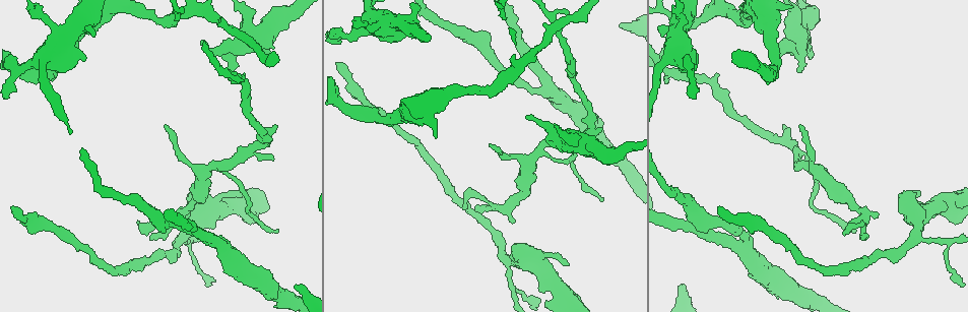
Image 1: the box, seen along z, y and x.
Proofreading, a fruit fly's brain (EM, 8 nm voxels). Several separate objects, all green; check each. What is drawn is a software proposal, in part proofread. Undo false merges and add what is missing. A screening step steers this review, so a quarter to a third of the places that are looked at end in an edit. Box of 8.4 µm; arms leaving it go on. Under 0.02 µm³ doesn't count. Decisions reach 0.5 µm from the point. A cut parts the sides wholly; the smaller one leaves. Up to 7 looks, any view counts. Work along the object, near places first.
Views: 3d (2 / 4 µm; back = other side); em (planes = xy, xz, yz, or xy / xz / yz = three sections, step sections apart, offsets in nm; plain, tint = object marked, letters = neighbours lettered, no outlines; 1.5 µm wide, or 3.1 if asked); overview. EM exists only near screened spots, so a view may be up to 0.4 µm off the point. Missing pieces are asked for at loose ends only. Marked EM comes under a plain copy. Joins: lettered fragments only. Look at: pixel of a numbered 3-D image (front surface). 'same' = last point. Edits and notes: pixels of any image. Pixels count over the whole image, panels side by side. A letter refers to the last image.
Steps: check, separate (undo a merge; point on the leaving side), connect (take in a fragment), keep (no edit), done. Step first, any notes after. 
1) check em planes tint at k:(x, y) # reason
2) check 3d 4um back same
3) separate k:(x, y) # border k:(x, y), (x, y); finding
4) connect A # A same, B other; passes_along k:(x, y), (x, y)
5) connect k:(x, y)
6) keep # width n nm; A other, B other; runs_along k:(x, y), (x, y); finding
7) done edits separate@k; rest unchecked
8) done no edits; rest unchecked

check 3d 4um at 1:(800, 125) # tapers out

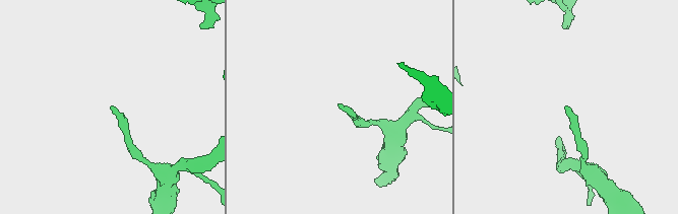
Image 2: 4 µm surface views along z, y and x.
check em planes tint at 2:(564, 108) # shape alone is not enough

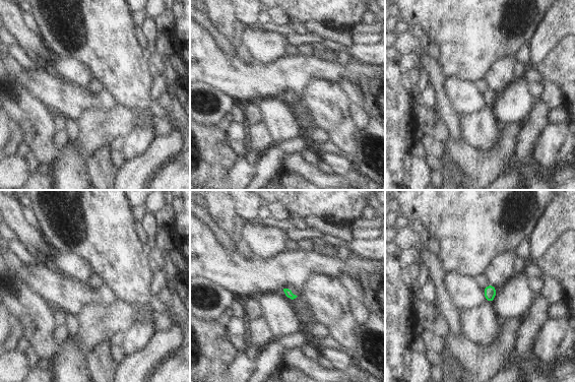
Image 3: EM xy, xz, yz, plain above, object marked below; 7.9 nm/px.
check em planes letters same

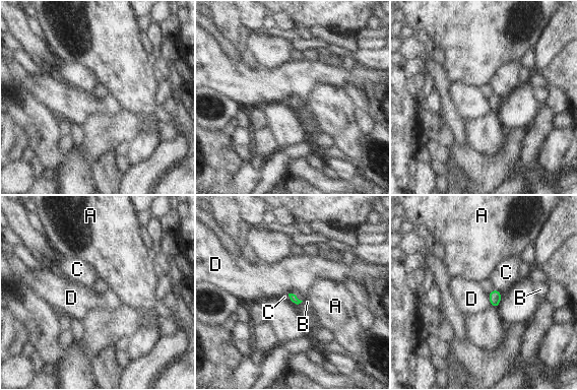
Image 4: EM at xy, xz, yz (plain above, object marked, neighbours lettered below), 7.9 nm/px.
keep # A other, B other, C other, D other; border 4:(487, 294), (492, 306); no lettered fragment goes on from it

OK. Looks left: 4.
check em planes letters at 1:(813, 54)

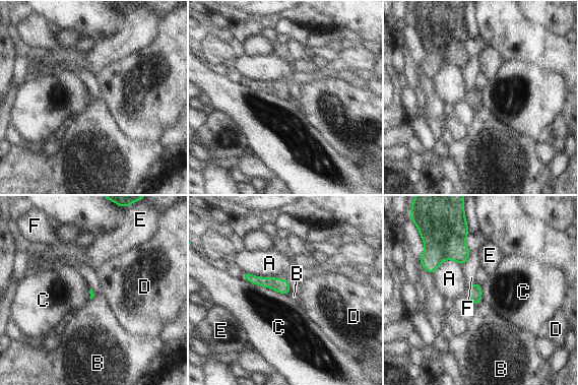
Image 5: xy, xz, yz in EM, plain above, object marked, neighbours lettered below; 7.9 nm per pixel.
keep # longest_contact C 420 nm; A other, B other, C other, D other, E other, F other; runs_along 5:(244, 274), (286, 291); none of them fits

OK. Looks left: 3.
check 3d 4um at 1:(295, 287) # long arm stops here

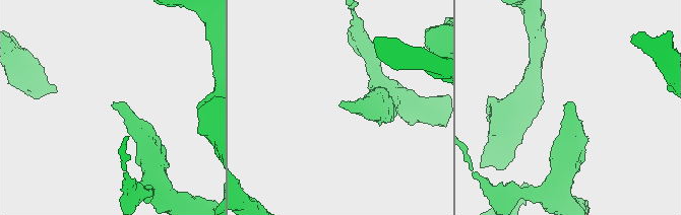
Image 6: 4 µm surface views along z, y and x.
check em planes tint at 6:(112, 104)

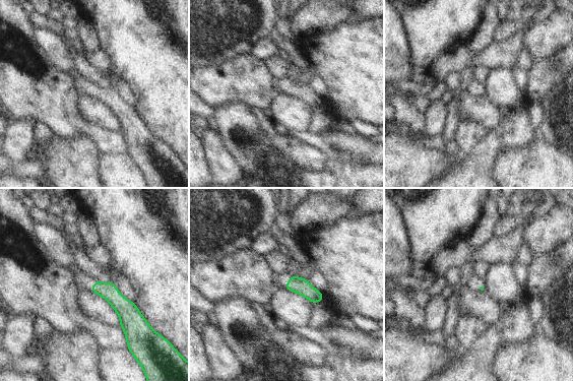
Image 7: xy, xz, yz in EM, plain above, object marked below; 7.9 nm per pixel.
check em planes letters same # what lies round it

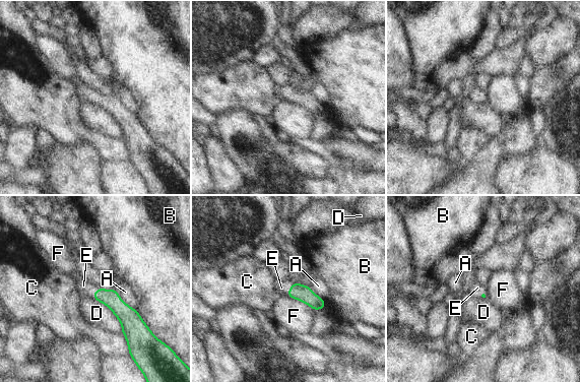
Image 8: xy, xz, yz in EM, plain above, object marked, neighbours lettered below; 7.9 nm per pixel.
connect E # A other, B other, C other, D other, E same, F other; passes_along 8:(302, 293), (290, 289), (281, 288); the neuron continues

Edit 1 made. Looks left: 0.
done edits connect@8; rest unchecked

